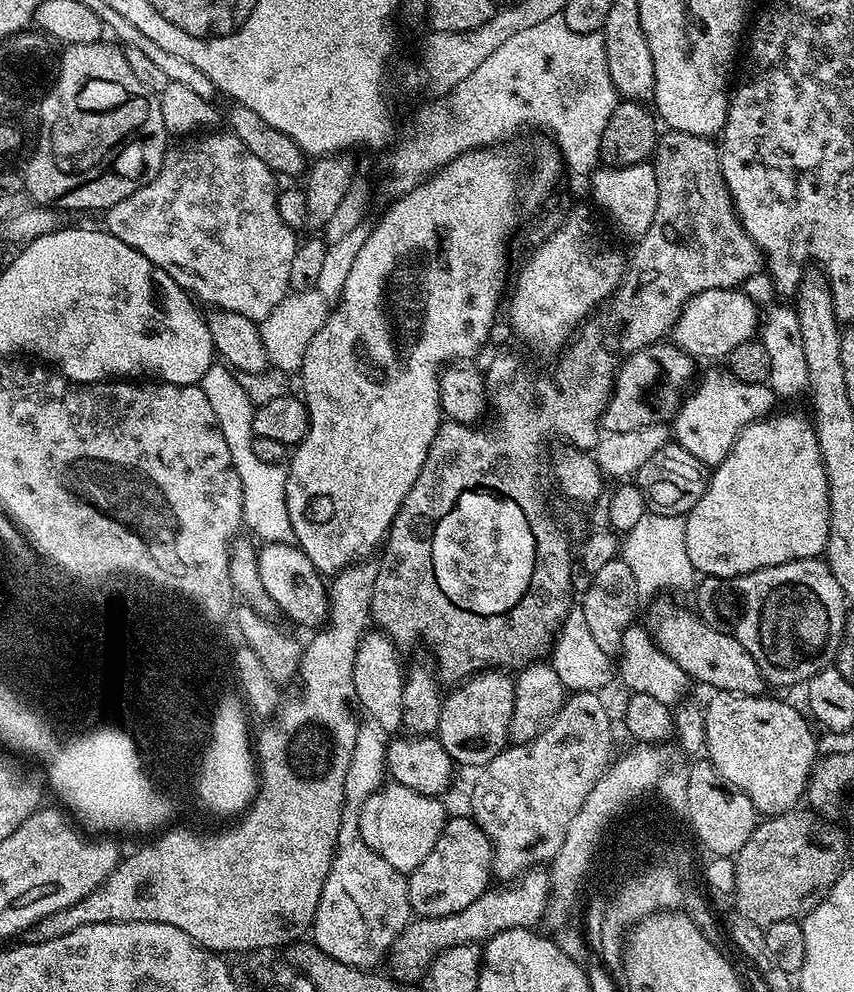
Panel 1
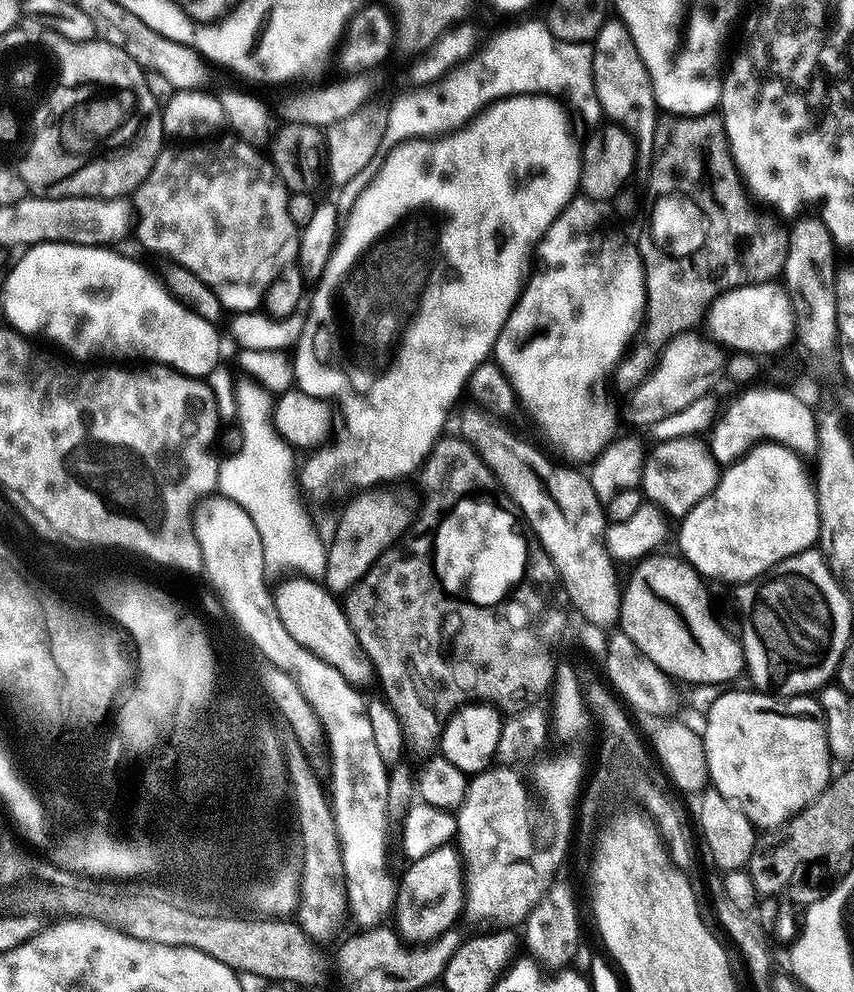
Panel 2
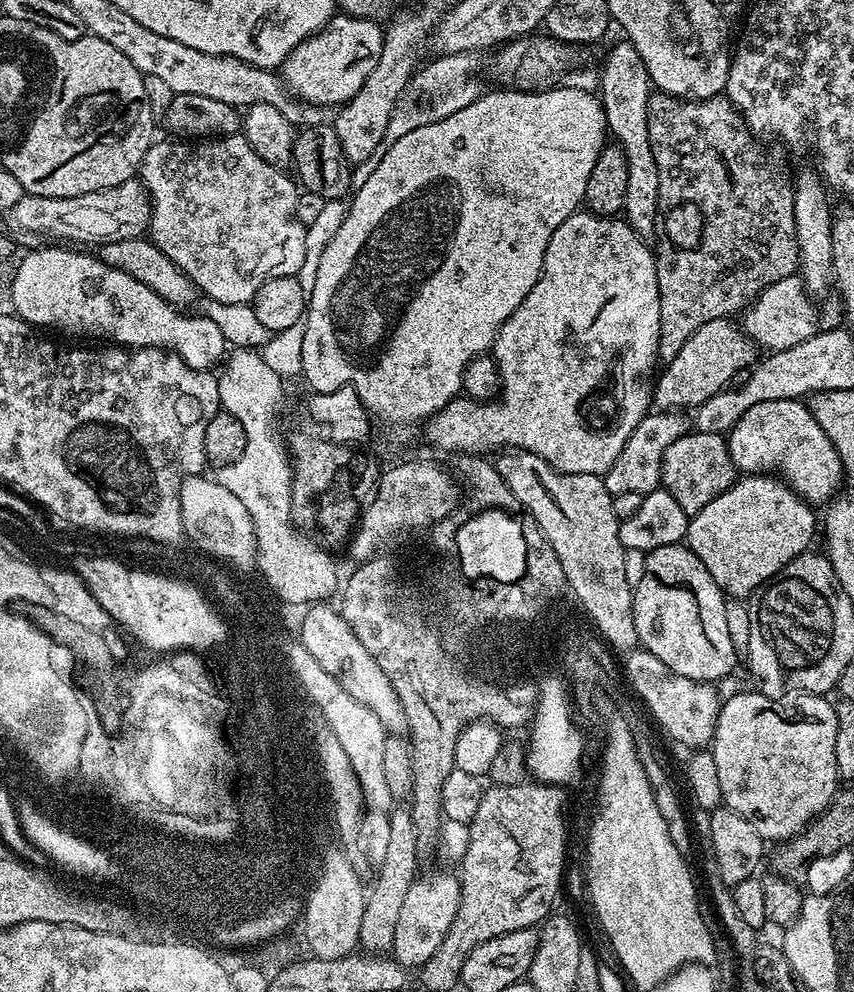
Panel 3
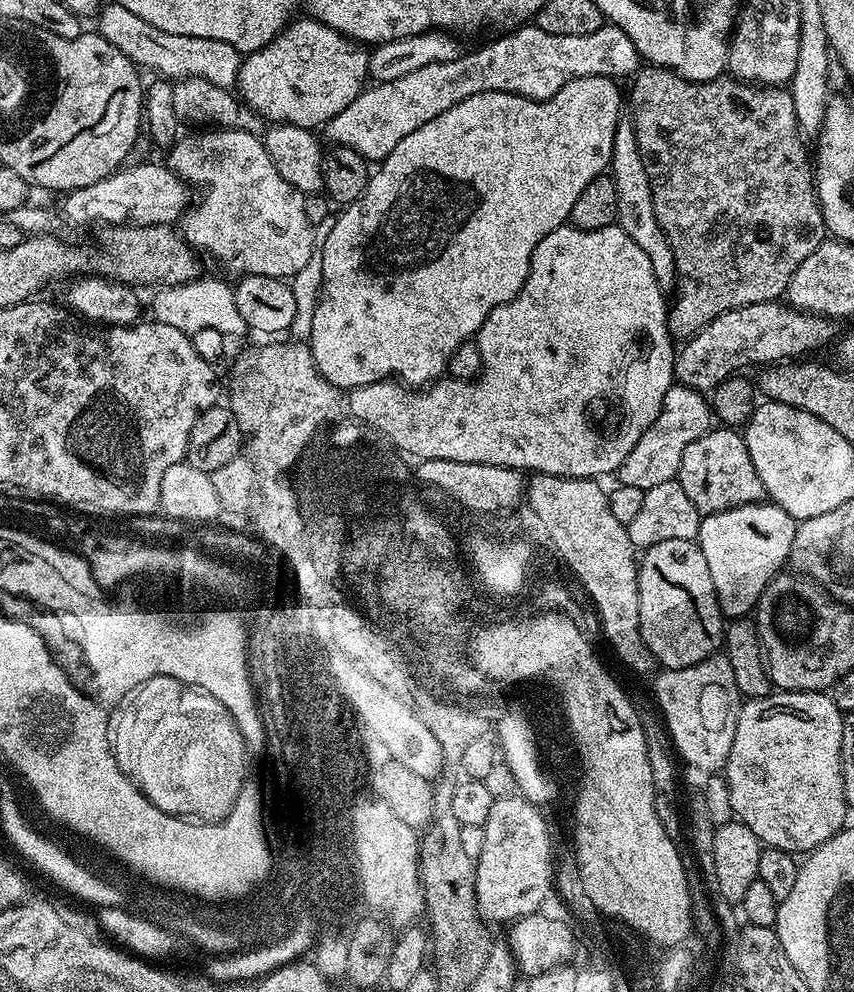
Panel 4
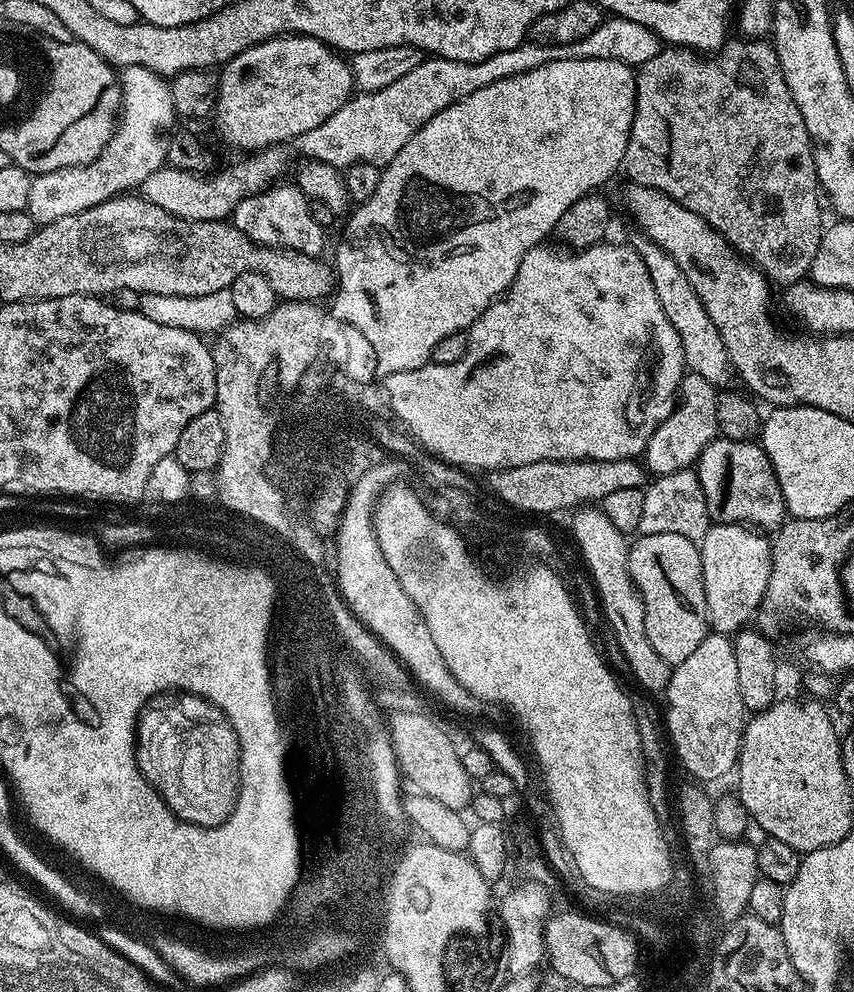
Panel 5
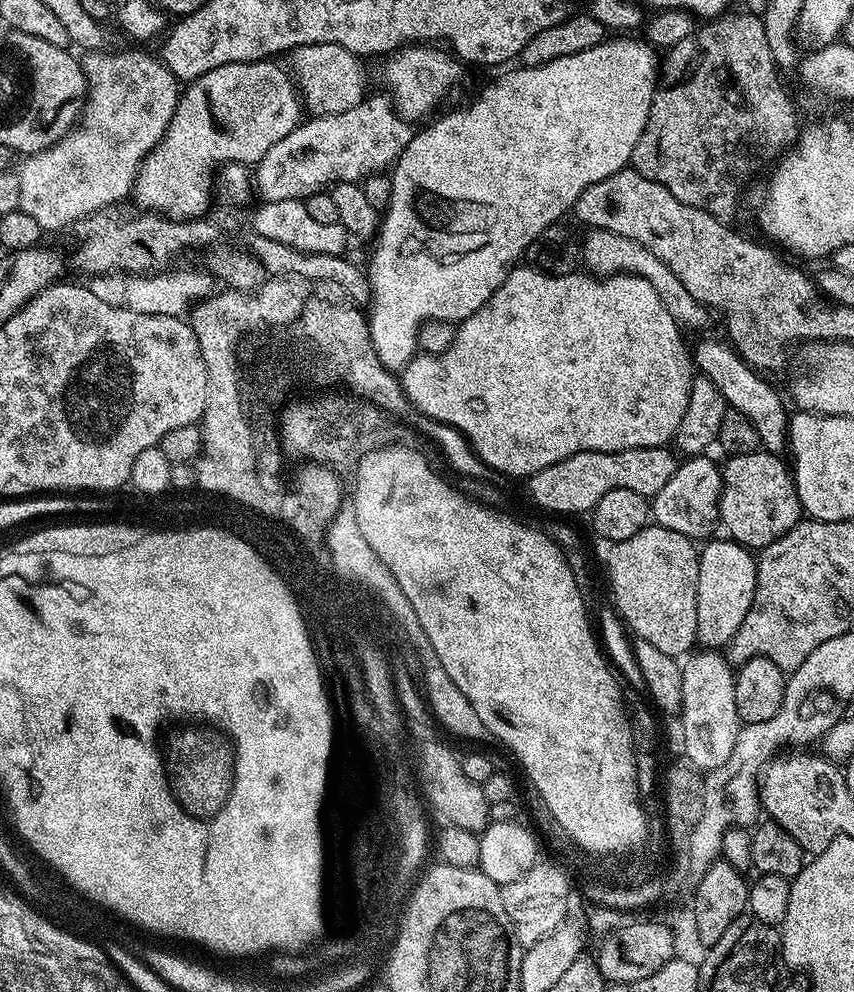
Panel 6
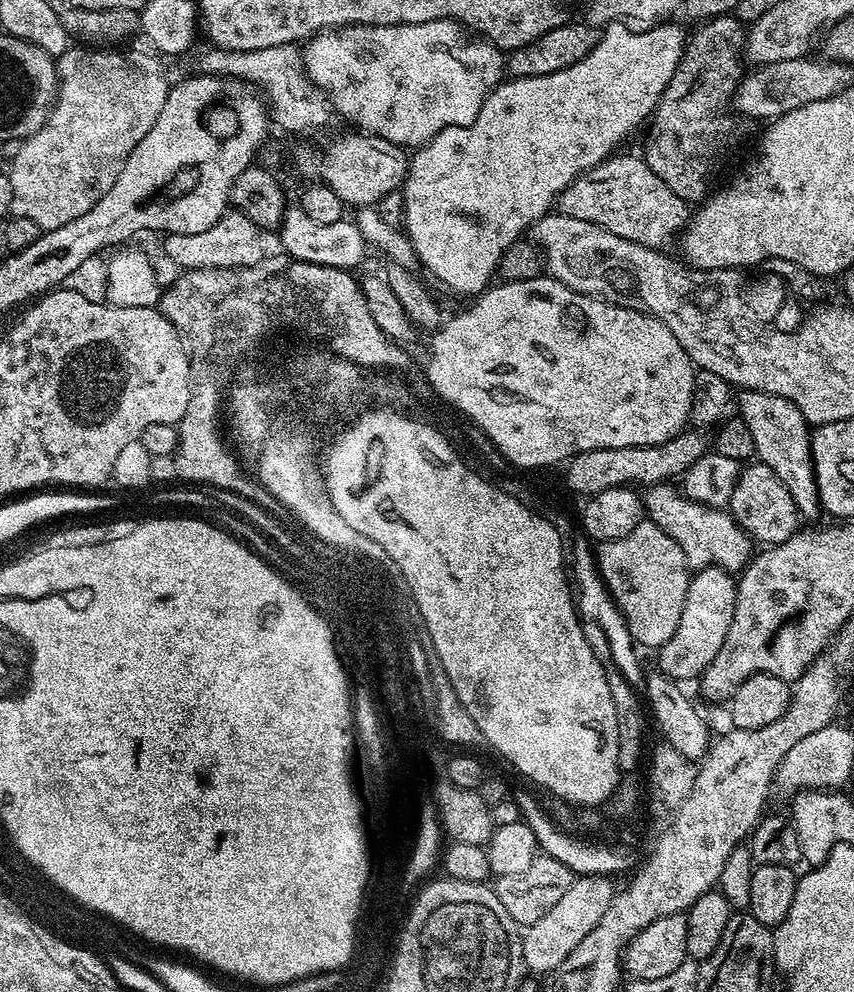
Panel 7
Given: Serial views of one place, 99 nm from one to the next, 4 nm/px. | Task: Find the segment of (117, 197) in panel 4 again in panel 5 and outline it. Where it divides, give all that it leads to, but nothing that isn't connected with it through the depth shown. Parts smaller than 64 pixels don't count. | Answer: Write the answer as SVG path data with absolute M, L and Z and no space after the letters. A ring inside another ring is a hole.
M280 146L261 148L260 151L245 155L245 160L232 164L229 168L208 174L181 172L179 168L165 166L160 168L142 185L145 200L162 206L170 214L187 220L228 220L232 212L247 196L271 188L281 179L288 168L288 156ZM280 176L280 177L279 177Z

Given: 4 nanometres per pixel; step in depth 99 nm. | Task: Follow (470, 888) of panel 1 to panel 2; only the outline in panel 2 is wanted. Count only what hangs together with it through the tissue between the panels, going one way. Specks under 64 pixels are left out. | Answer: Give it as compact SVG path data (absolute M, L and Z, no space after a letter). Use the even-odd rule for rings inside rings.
M445 846L430 854L418 857L407 866L409 868L405 870L404 877L401 875L398 880L394 924L407 943L428 944L431 940L438 939L443 932L449 931L455 925L452 923L456 919L458 921L461 919L466 893L466 864L461 853L455 847Z

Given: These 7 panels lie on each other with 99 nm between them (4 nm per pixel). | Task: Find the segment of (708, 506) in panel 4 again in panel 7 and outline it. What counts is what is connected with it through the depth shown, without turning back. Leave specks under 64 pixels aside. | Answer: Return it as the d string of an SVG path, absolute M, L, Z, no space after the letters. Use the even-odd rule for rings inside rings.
M759 462L749 463L741 471L740 478L734 486L730 511L732 517L743 528L748 529L759 543L761 540L761 545L764 546L775 546L786 542L802 524L802 517L794 506L794 498L790 498L790 490L782 486L782 478L778 478L778 474L770 470L770 466Z

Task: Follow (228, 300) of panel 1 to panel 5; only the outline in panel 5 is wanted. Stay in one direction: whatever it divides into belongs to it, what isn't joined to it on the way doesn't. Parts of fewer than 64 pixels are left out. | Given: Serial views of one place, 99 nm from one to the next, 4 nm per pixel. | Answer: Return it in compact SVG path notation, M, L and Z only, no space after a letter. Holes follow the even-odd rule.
M277 183L263 192L247 196L232 212L231 223L235 224L242 234L246 234L254 242L265 244L271 248L289 248L298 250L302 254L320 256L324 248L326 229L318 226L310 215L309 199L295 183Z

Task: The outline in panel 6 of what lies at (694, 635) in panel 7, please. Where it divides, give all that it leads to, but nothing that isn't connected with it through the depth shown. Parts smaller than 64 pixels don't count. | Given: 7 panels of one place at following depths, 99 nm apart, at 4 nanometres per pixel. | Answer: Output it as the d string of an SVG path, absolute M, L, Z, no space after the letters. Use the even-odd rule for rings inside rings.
M731 538L723 539L712 540L699 549L696 639L705 649L720 650L731 644L754 602L757 557L743 544Z

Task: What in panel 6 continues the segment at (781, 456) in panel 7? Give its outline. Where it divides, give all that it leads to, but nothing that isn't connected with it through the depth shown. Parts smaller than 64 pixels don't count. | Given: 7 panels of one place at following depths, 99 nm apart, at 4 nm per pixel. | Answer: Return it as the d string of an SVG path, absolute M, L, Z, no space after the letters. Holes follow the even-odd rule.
M700 340L696 348L694 344L695 371L699 375L708 376L710 382L718 386L718 394L722 394L729 408L737 408L739 412L746 414L746 418L750 418L750 422L754 422L754 430L758 430L763 451L783 453L786 448L790 408L784 405L783 398L764 381L767 379L736 353L731 343L721 340Z

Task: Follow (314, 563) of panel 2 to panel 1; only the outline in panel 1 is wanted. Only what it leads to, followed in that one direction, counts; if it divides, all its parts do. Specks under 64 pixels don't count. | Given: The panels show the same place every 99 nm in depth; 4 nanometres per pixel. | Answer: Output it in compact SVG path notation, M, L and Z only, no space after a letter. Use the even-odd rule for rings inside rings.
M214 362L210 369L199 382L206 398L209 399L210 406L214 409L216 420L220 423L220 429L226 444L230 449L231 461L234 462L235 470L238 471L239 480L243 488L243 525L250 528L261 540L273 543L289 543L293 539L292 527L290 526L289 512L286 510L285 486L287 469L282 465L274 464L260 458L255 452L251 427L248 425L248 409L251 400L242 390L239 383L235 381L235 373L222 362Z

